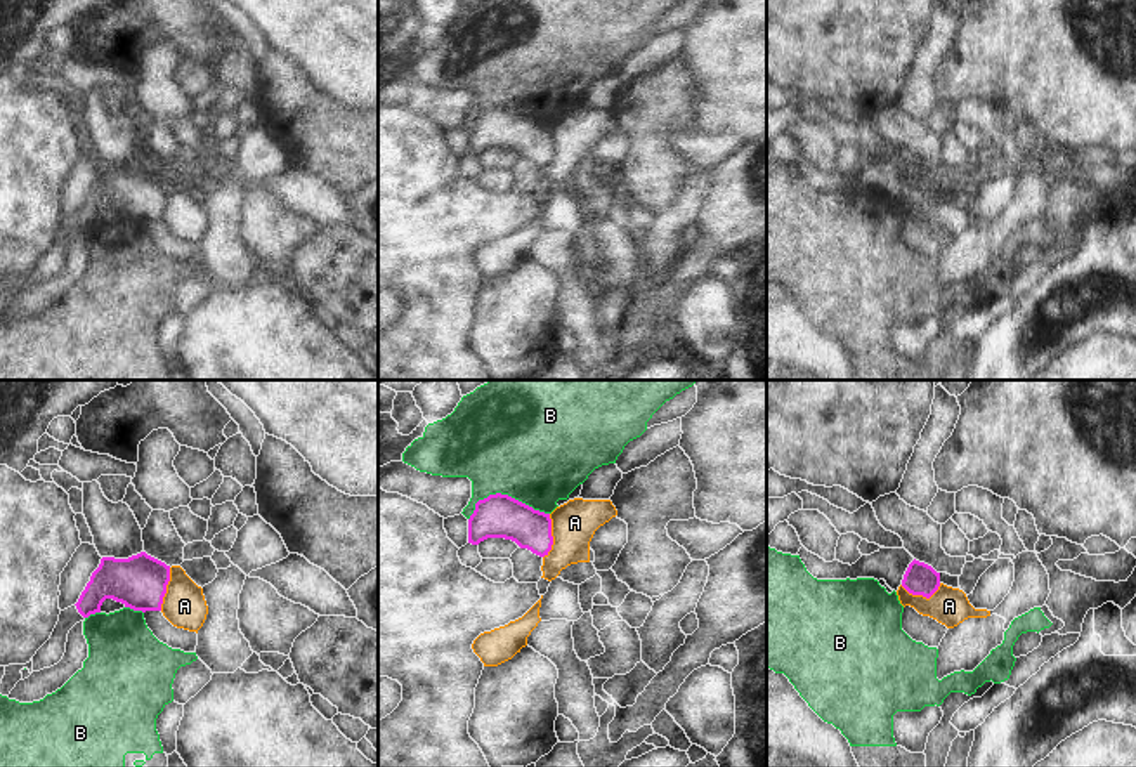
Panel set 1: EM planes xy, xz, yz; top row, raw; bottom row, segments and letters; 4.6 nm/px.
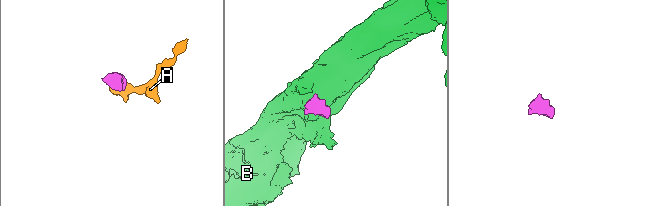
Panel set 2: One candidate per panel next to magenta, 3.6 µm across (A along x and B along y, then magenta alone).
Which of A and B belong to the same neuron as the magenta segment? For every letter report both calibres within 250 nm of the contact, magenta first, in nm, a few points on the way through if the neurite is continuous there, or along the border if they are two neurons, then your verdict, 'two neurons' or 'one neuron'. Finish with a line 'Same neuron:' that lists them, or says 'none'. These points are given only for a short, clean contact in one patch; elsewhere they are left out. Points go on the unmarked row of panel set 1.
A: 190/200 nm | along xz (550, 125), (552, 160), (543, 169) | two neurons
B: 200/480 nm | along xz (548, 125), (507, 106), (489, 104), (476, 115), (469, 131) | two neurons
Same neuron: none

